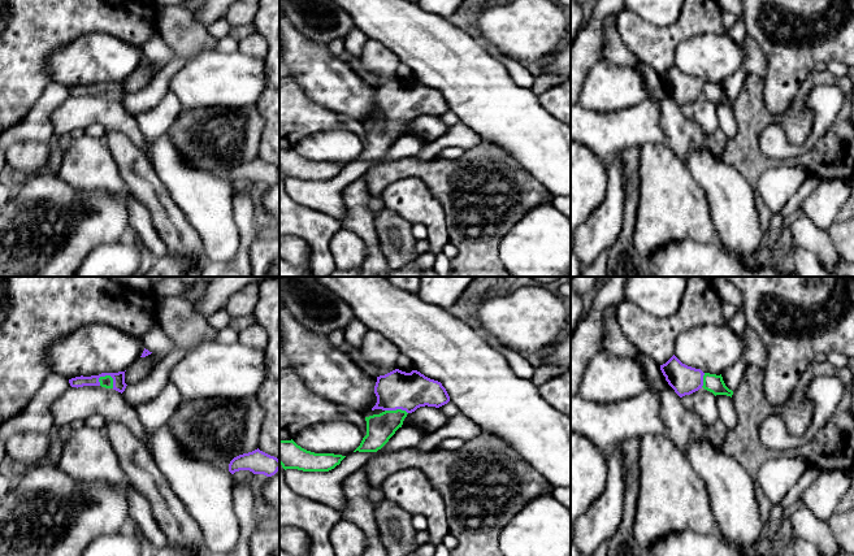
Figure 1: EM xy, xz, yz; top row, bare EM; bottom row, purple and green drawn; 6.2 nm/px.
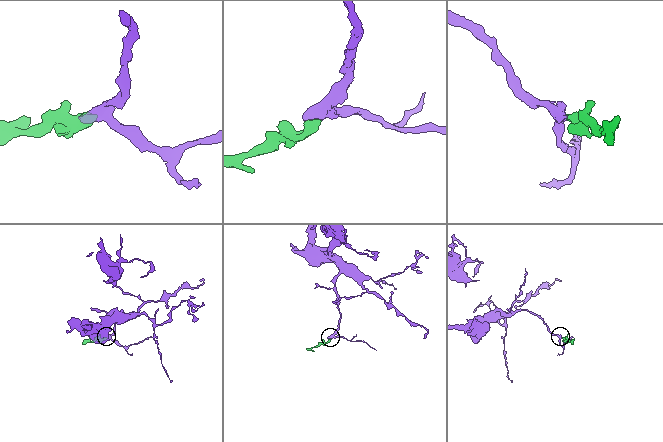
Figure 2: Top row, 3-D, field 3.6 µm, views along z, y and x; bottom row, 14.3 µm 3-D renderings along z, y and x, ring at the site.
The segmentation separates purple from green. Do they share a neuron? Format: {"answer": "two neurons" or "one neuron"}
{"answer": "one neuron"}

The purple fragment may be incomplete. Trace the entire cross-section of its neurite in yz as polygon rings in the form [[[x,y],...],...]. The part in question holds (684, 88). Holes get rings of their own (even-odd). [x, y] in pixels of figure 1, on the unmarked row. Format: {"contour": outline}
{"contour": [[[675,64],[660,74],[660,79],[680,107],[690,104],[702,96],[715,105],[727,104],[732,107],[733,104],[733,100],[725,95],[721,83],[703,82],[701,78],[682,73]]]}

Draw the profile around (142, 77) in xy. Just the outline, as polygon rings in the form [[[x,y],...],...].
[[[151,62],[146,66],[140,66],[136,69],[127,79],[125,81],[125,92],[134,94],[144,87],[147,87],[153,77],[162,69],[164,66],[156,62]]]

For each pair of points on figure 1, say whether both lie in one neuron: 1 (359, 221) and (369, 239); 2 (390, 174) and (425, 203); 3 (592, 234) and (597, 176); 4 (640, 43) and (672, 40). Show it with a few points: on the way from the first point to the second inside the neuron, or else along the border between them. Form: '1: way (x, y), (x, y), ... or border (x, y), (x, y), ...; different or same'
1: way (363, 225), (368, 235); same
2: border (428, 186), (419, 178), (402, 177), (380, 198); different
3: border (606, 181), (603, 200), (584, 222); different
4: way (647, 43), (660, 43), (664, 40); same

